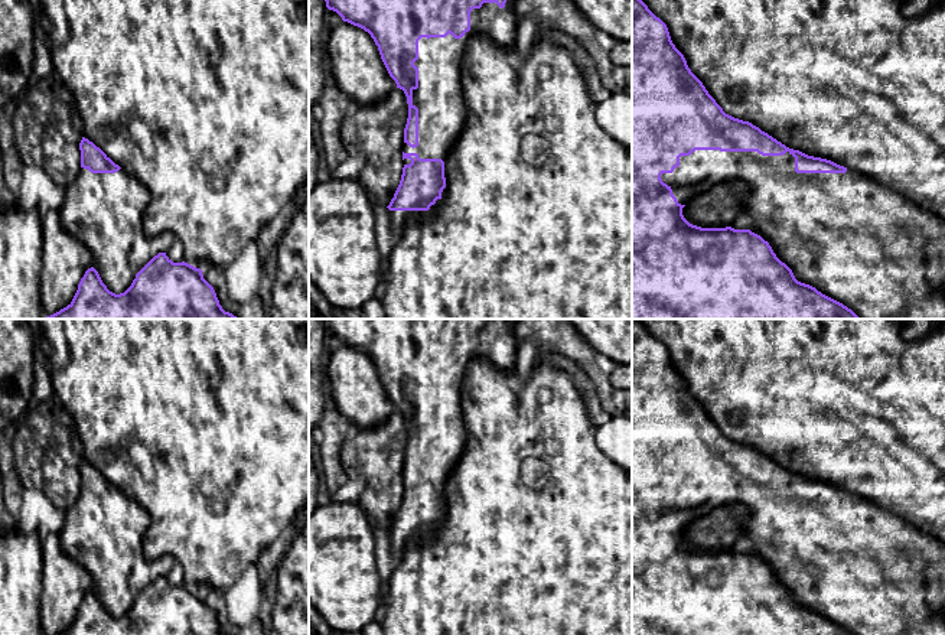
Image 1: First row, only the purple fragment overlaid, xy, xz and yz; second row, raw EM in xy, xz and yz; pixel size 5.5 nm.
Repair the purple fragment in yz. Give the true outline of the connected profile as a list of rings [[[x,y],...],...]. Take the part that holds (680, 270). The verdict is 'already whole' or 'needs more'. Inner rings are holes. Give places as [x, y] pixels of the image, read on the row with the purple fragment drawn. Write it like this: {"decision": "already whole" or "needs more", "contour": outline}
{"decision": "needs more", "contour": [[[632,0],[632,319],[945,319],[945,221],[857,170],[789,149],[726,114],[688,68],[667,25],[642,0]],[[736,180],[749,188],[743,211],[753,219],[752,228],[701,228],[684,218],[687,203]]]}

